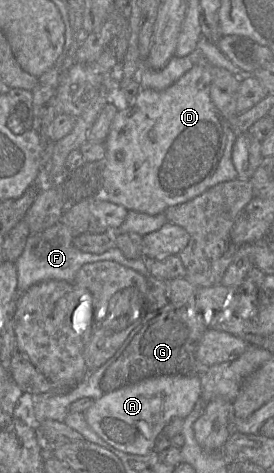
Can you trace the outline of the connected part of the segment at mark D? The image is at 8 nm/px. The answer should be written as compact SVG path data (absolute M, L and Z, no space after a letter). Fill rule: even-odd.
M195 64L164 90L141 89L135 99L114 116L105 140L102 174L104 199L128 211L157 215L172 206L194 199L211 187L238 178L232 161L237 134L210 97L211 73Z

